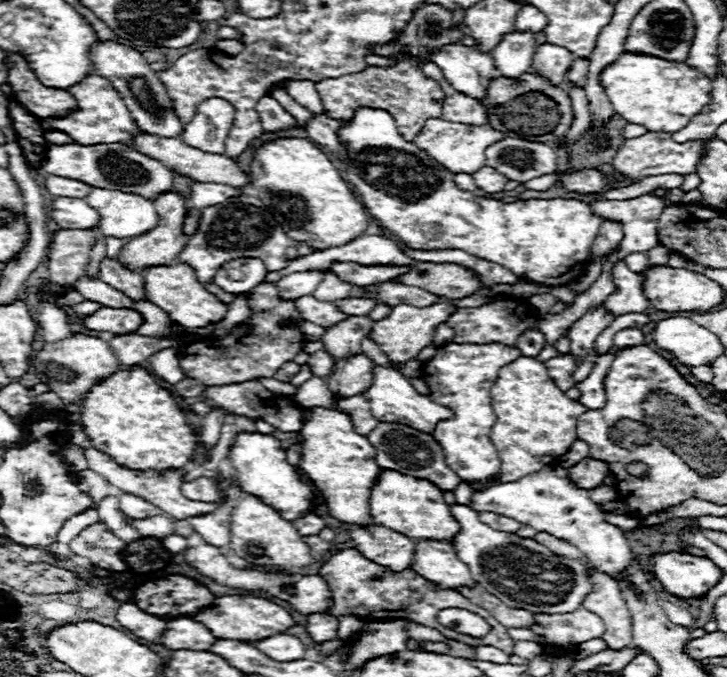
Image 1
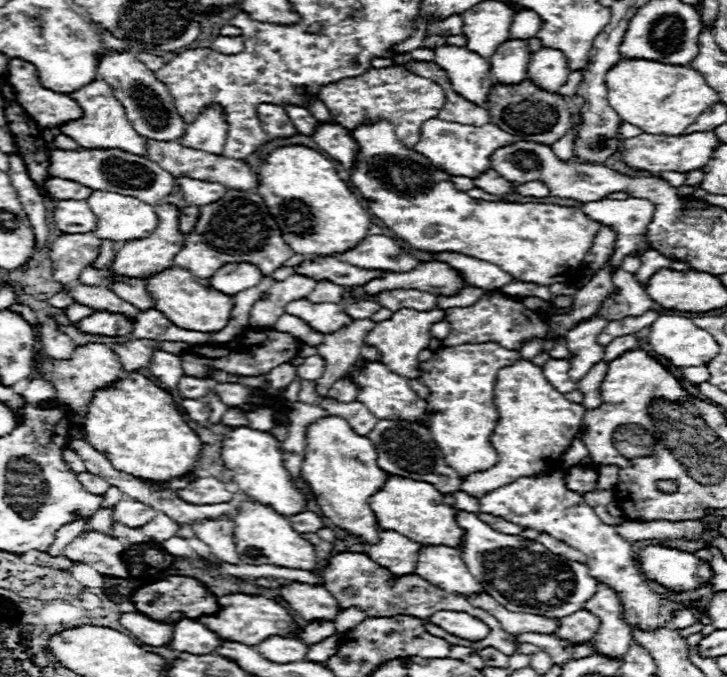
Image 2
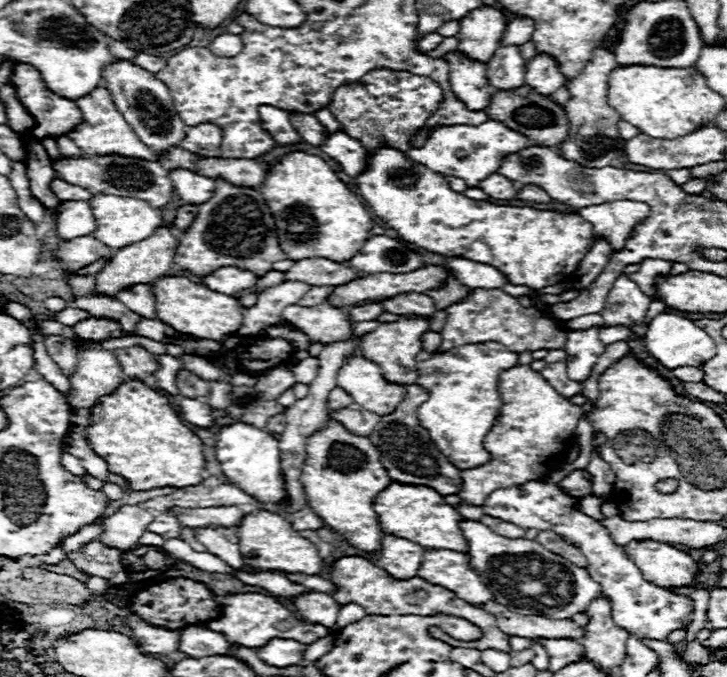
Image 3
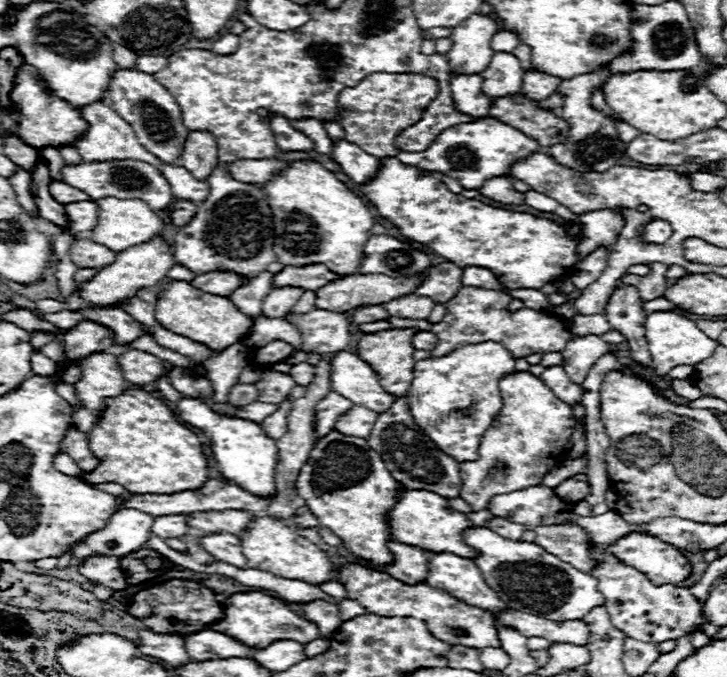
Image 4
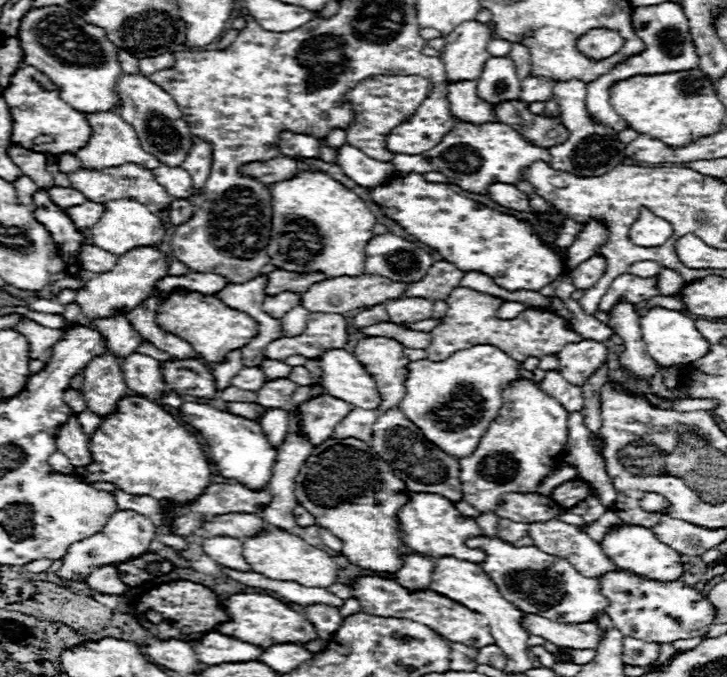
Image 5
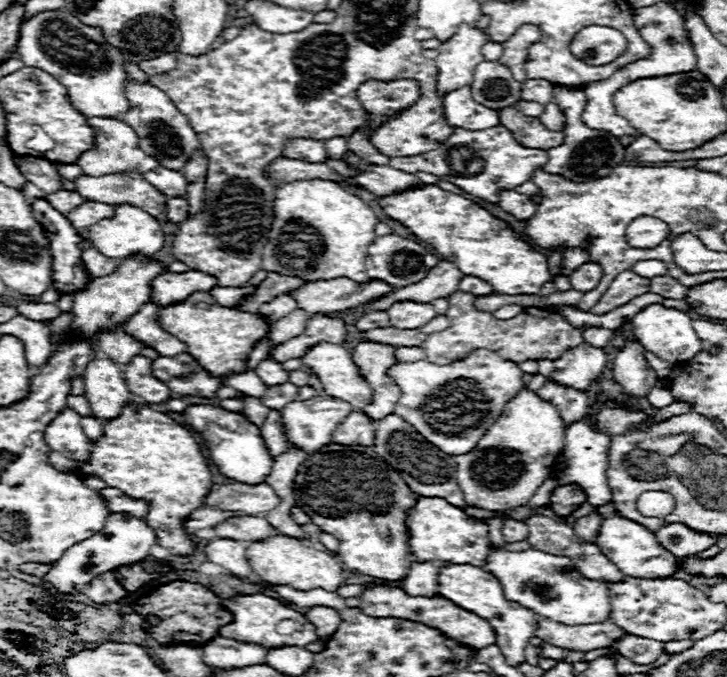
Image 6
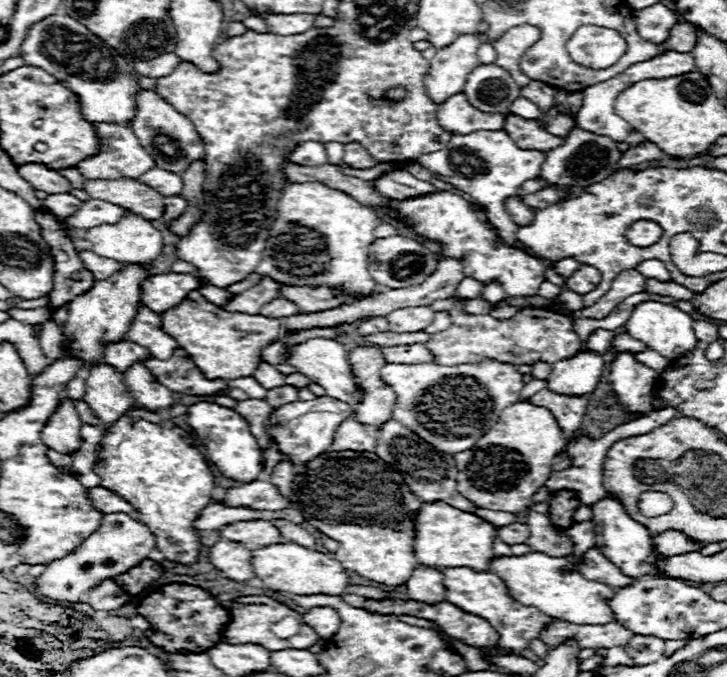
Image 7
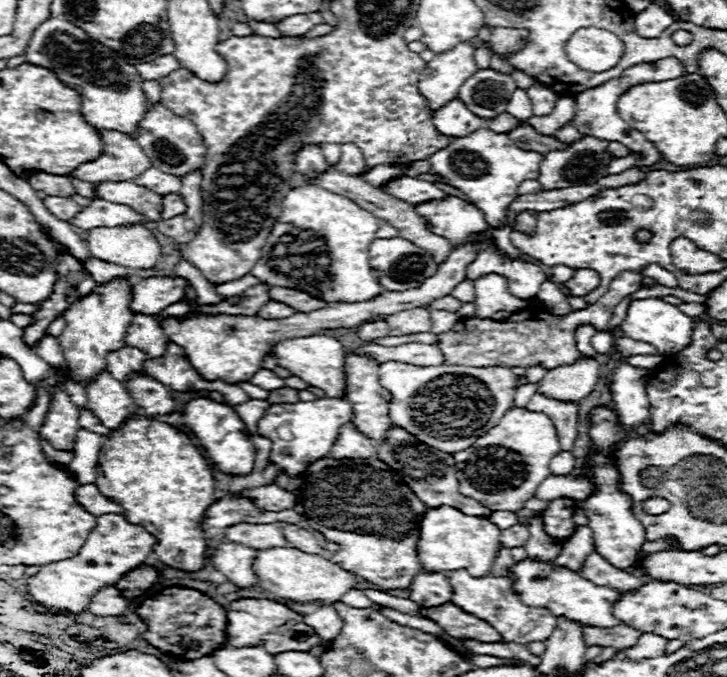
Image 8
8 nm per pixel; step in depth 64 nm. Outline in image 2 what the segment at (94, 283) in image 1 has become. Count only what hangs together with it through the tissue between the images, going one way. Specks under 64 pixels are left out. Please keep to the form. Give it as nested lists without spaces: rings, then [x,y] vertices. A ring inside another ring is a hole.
[[[72,284],[70,290],[72,298],[80,304],[86,304],[94,310],[108,310],[108,312],[126,312],[126,316],[138,316],[138,308],[128,304],[126,300],[118,298],[106,286],[86,286],[86,284]]]

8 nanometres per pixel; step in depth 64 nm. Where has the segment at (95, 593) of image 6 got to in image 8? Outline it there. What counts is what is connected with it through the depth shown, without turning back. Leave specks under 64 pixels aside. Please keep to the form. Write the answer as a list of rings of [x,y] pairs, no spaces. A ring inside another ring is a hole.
[[[104,586],[90,598],[88,610],[96,616],[120,616],[128,610],[128,604],[116,586]]]

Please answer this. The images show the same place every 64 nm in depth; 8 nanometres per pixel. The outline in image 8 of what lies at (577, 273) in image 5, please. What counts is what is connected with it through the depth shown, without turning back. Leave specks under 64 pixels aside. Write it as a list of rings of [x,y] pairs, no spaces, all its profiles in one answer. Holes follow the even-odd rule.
[[[580,268],[568,280],[568,290],[572,296],[586,296],[588,292],[592,292],[598,286],[598,282],[600,282],[598,272],[594,272],[590,268]]]

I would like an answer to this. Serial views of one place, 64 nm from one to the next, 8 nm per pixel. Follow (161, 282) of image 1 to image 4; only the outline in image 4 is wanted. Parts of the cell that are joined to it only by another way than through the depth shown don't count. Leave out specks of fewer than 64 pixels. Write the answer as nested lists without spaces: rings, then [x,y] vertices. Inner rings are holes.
[[[166,280],[162,284],[162,290],[158,292],[156,320],[174,334],[210,344],[210,348],[214,348],[216,352],[222,352],[226,346],[242,340],[244,334],[252,328],[252,320],[242,314],[230,298],[202,292],[186,280]]]

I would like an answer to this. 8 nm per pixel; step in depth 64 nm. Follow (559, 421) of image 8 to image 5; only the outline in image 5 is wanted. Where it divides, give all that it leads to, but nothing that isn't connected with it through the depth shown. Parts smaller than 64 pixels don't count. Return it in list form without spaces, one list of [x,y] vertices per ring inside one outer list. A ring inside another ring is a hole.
[[[558,370],[546,372],[542,380],[542,388],[546,388],[546,392],[550,392],[550,396],[554,396],[568,412],[582,410],[582,404],[584,404],[582,388],[566,382]]]

